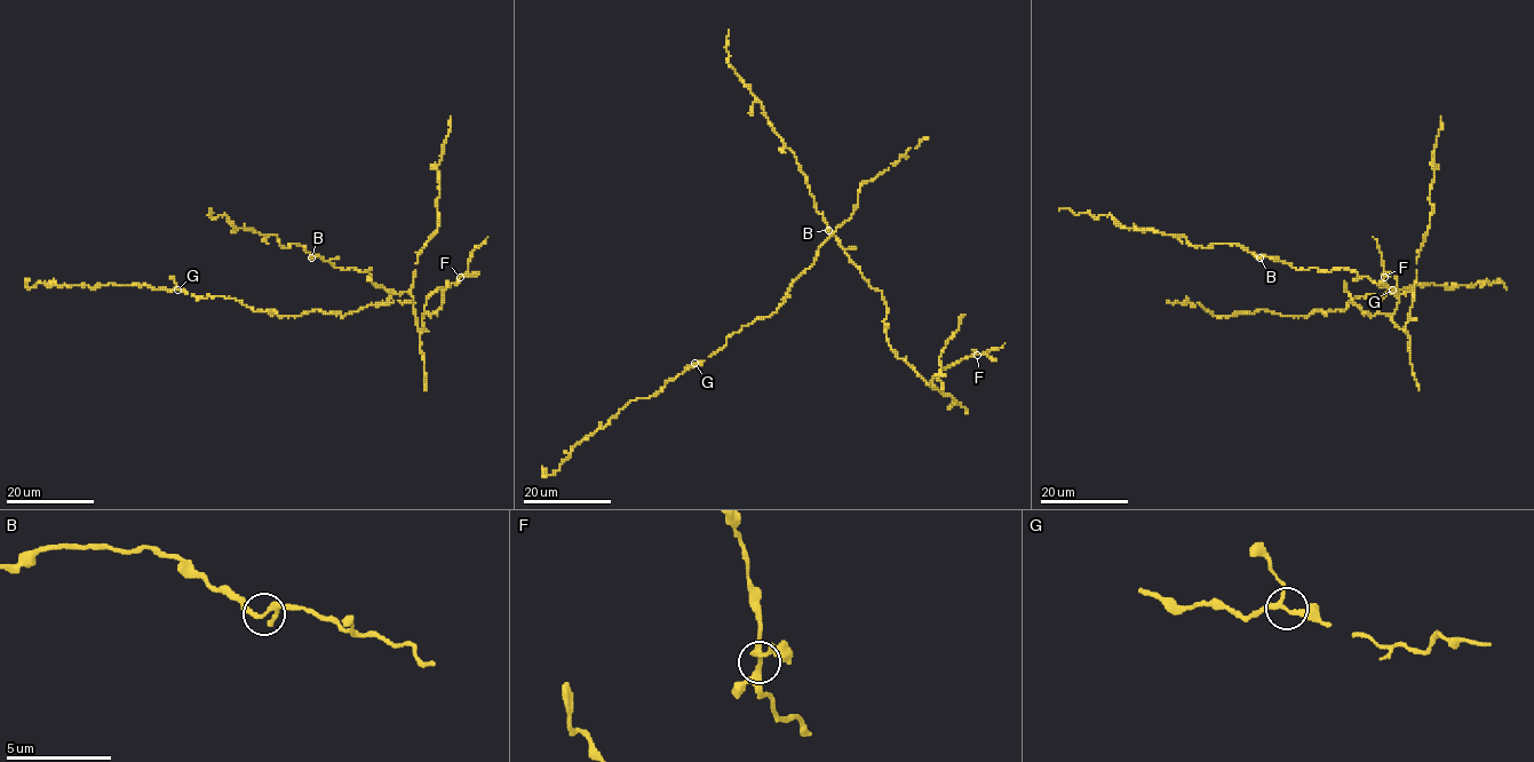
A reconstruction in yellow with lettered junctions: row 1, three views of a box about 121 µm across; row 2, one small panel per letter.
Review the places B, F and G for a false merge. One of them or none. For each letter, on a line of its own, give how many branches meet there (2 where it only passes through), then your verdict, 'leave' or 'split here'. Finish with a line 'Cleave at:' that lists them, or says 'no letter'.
B: 3 branches meet; leave
F: 3 branches meet; leave
G: 3 branches meet; leave
Cleave at: no letter

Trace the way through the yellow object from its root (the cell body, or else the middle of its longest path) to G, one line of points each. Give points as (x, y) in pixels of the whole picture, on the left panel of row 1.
G: (315, 309), (300, 316), (281, 317), (275, 311), (254, 311), (233, 298), (209, 294), (203, 298), (177, 288)

